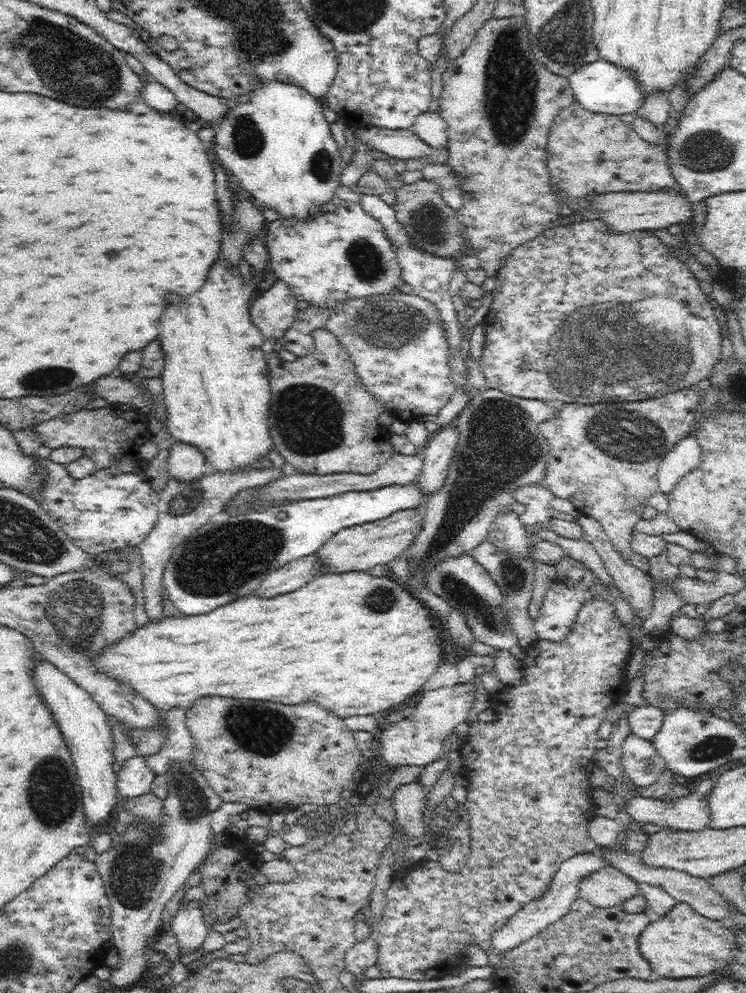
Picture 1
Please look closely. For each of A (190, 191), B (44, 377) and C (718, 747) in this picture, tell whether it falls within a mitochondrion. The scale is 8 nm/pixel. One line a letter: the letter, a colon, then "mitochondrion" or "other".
A: other
B: mitochondrion
C: mitochondrion

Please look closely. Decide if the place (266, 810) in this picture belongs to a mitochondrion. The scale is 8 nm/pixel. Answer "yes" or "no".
no

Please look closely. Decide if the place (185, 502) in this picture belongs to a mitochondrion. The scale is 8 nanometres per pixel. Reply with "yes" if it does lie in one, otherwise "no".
yes

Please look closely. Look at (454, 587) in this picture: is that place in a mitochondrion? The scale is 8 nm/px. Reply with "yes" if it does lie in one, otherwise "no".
yes

